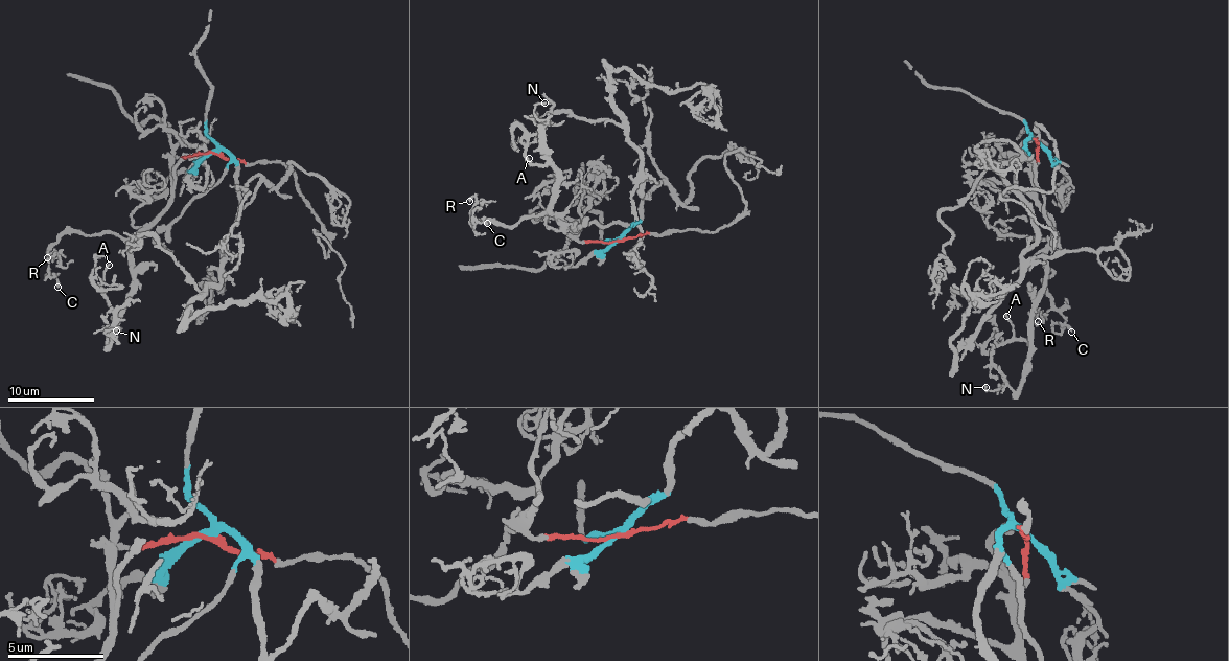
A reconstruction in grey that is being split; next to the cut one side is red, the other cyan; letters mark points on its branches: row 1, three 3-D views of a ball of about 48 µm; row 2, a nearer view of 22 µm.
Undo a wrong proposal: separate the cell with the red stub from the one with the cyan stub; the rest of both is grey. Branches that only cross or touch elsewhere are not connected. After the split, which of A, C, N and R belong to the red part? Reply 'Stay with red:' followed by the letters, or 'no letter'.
Stay with red: A, C, N, R

